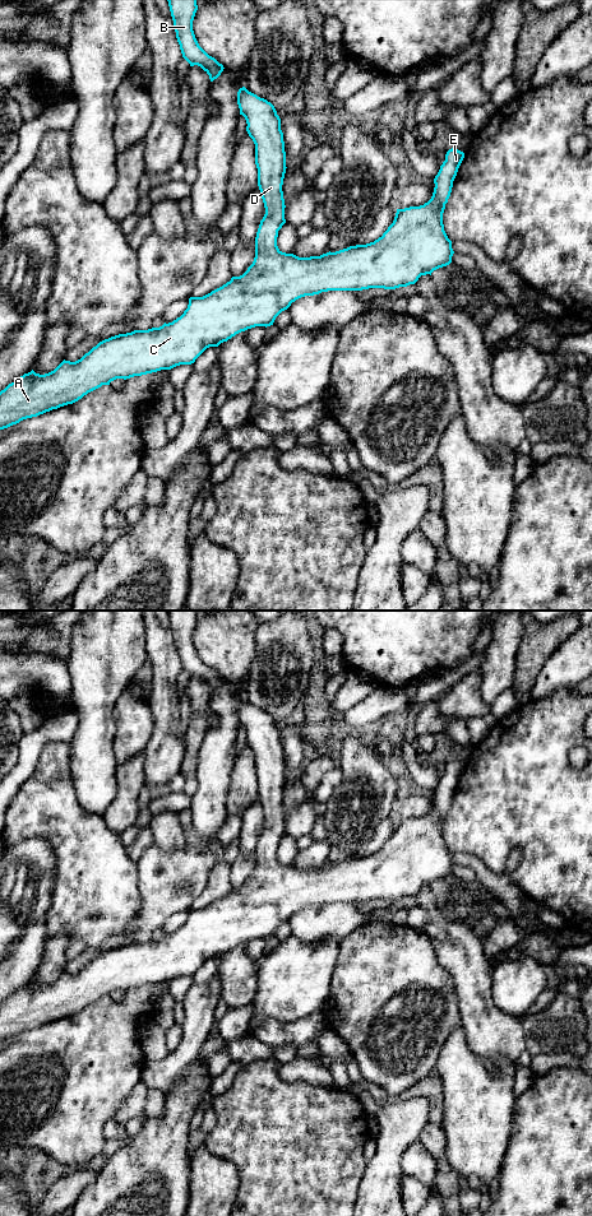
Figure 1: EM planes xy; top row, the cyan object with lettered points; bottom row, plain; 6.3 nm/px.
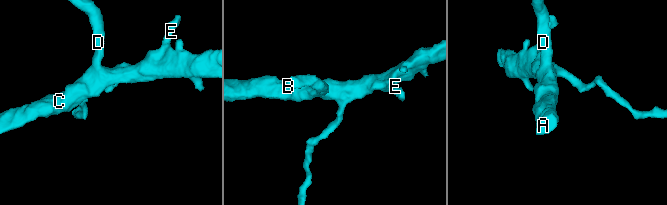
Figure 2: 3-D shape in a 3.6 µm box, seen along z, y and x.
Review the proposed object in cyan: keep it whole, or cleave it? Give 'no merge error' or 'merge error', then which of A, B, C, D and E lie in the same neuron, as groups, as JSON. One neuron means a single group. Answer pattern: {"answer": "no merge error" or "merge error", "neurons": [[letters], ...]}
{"answer": "no merge error", "neurons": [["A", "B", "C", "D", "E"]]}

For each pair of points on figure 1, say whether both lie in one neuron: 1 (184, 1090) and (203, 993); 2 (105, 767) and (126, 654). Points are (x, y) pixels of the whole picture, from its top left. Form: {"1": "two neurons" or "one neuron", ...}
{"1": "two neurons", "2": "one neuron"}

